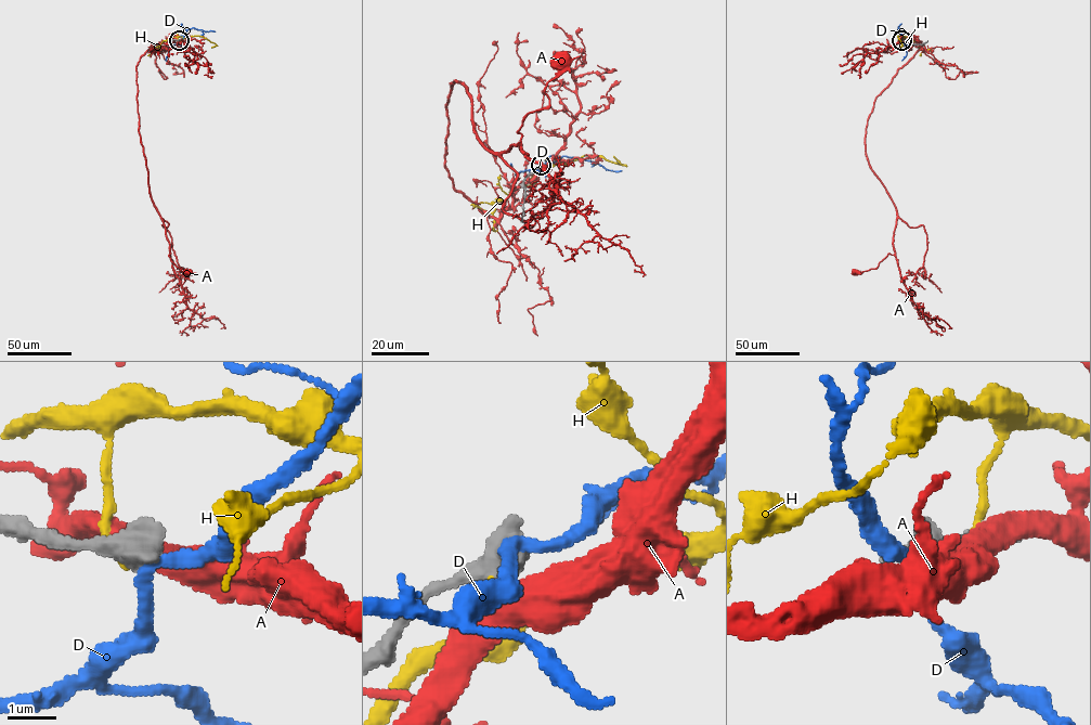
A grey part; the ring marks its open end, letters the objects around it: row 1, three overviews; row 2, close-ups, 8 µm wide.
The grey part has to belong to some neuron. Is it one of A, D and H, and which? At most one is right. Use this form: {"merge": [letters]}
{"merge": []}

